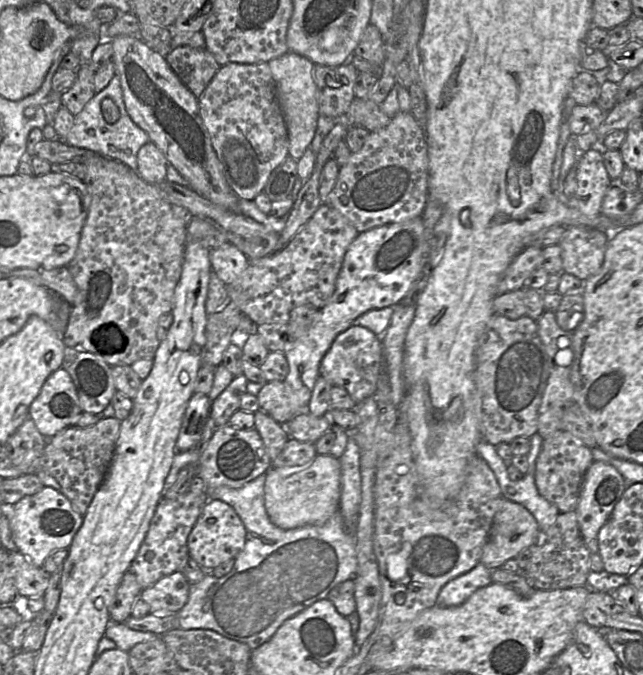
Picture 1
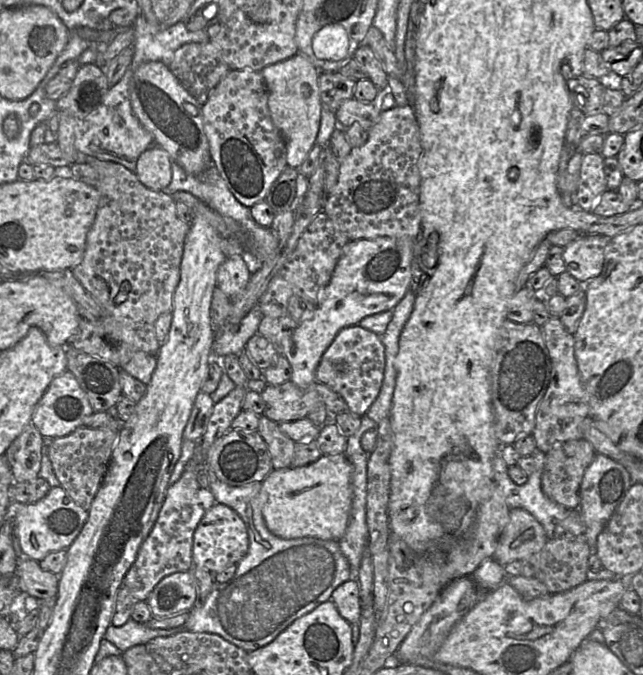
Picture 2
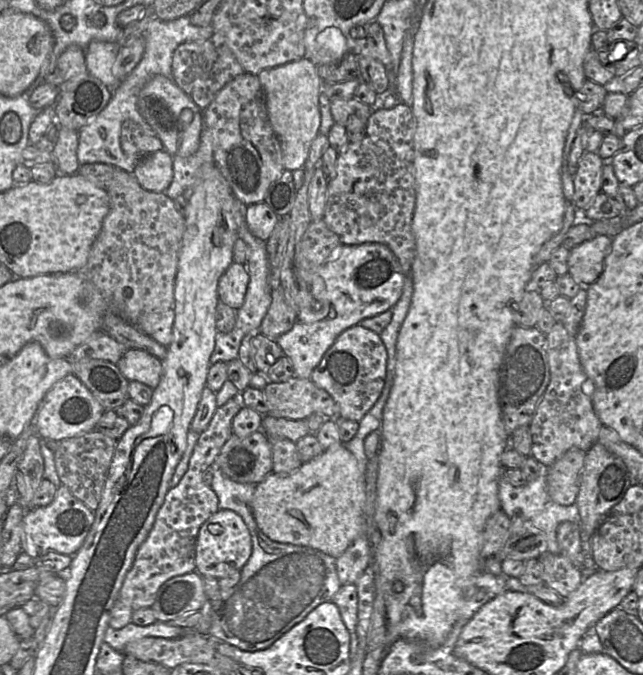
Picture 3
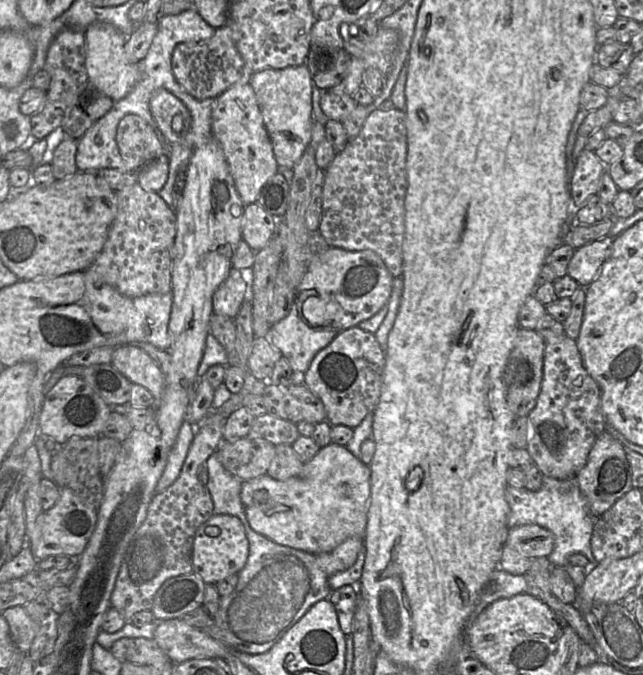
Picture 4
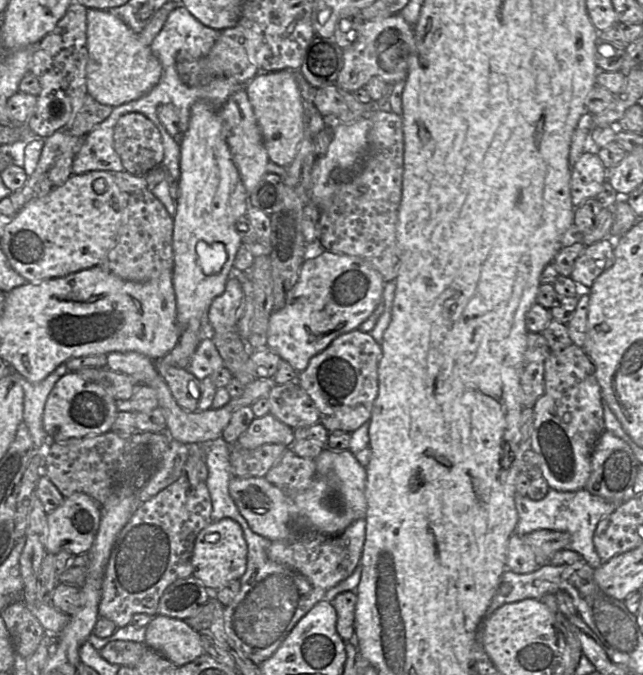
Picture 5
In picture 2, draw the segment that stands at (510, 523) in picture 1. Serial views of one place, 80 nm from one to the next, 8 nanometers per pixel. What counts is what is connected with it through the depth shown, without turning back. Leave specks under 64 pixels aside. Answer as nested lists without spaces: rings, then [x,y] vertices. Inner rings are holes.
[[[522,508],[509,509],[509,522],[505,526],[492,556],[502,566],[537,554],[547,542],[543,526]]]

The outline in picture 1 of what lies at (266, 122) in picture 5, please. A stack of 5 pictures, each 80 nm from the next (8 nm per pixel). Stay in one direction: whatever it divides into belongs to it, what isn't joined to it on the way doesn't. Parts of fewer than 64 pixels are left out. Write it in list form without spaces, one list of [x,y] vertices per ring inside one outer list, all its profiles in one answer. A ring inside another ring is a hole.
[[[291,51],[267,63],[269,63],[277,101],[287,127],[288,155],[298,161],[305,151],[310,149],[319,118],[317,87],[314,79],[315,64]]]

